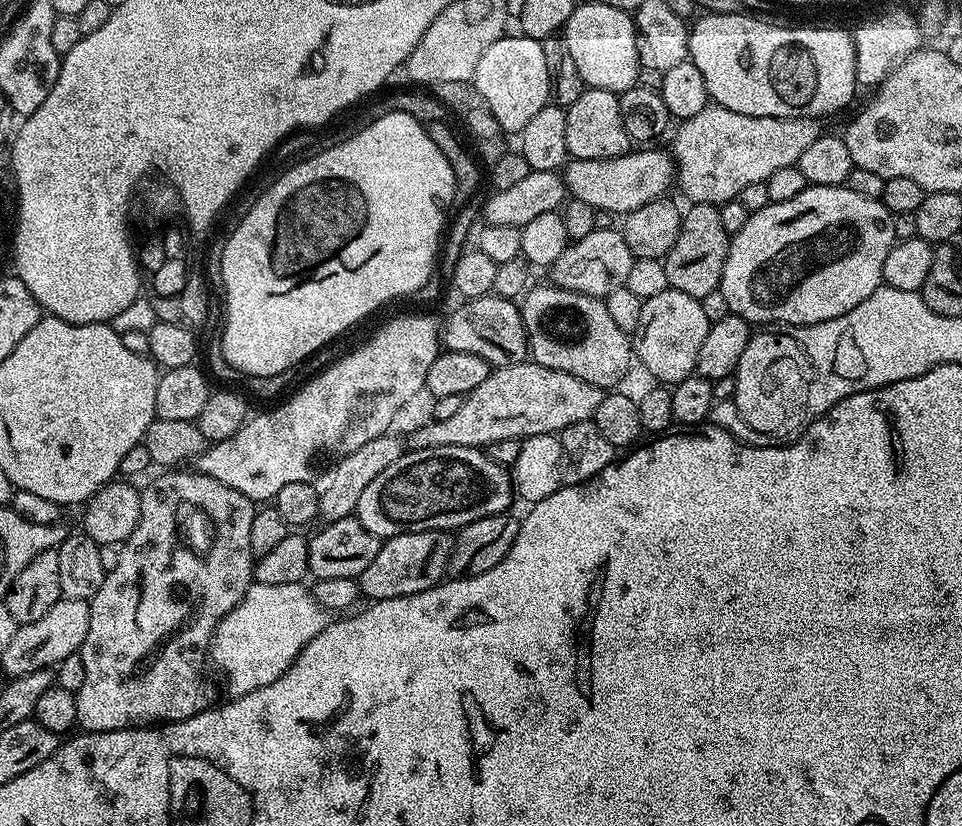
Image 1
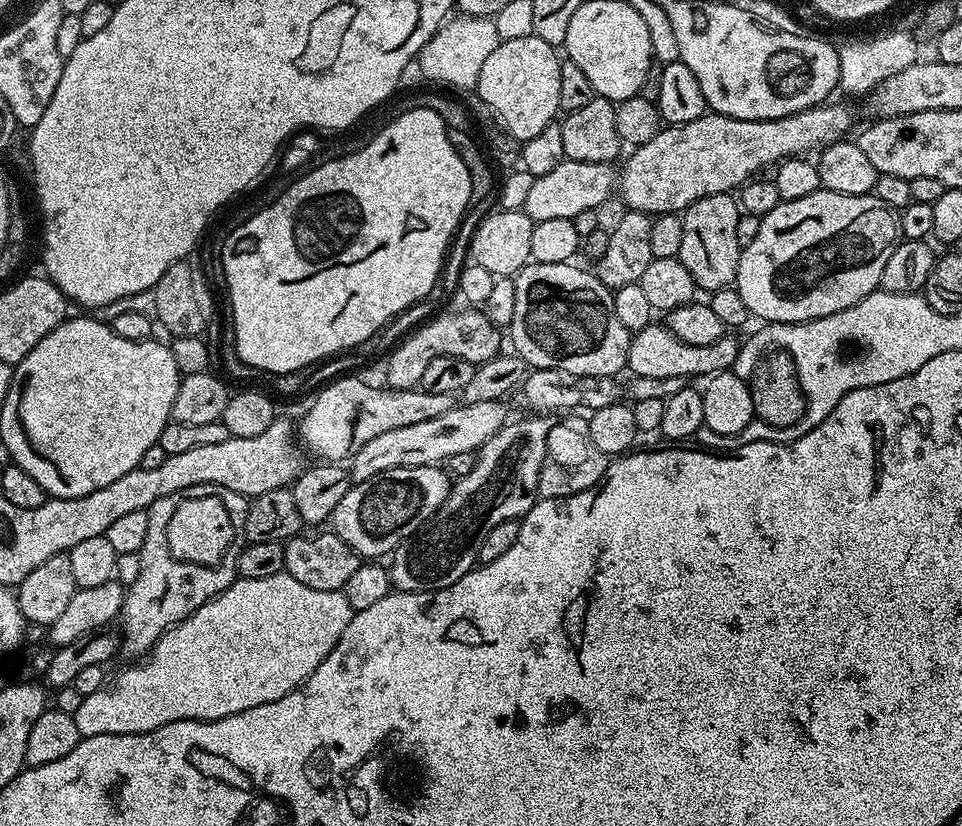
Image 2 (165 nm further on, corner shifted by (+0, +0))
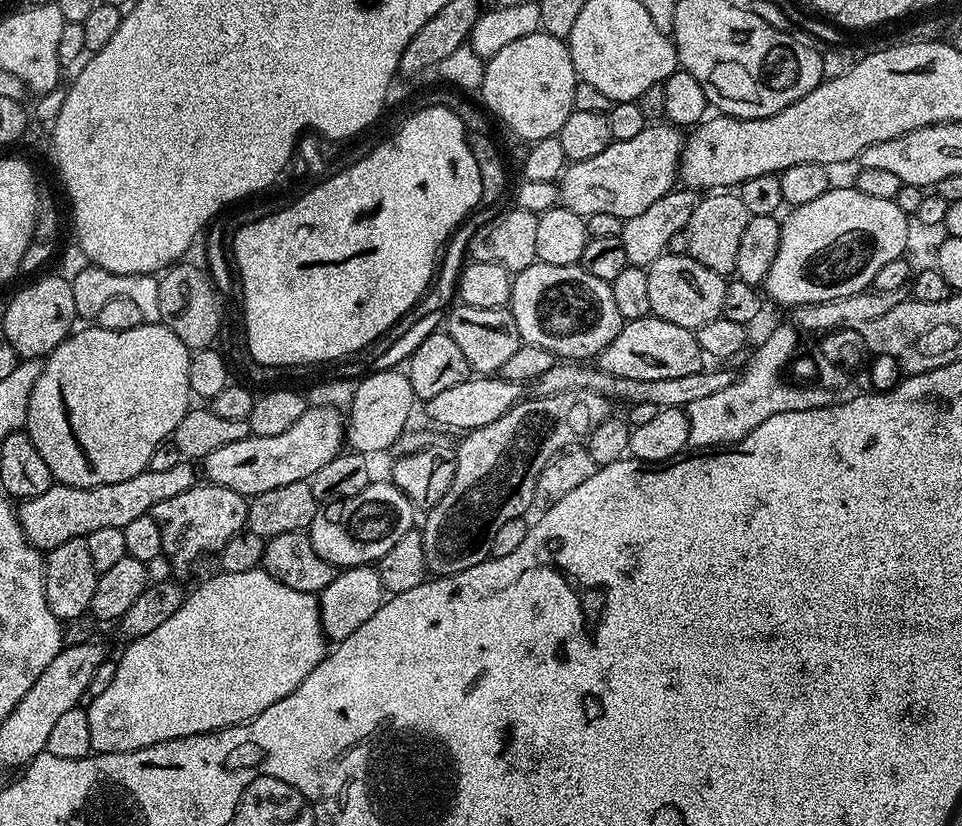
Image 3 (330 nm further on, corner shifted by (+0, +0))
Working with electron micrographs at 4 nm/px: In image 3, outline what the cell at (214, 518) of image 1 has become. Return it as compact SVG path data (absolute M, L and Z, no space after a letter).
M197 482L190 490L175 498L158 502L150 515L156 519L162 530L161 546L170 554L173 565L192 564L207 552L218 554L230 538L234 538L245 527L249 501L226 486Z

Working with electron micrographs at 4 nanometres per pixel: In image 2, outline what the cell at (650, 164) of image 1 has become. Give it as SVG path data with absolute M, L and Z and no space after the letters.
M832 103L815 104L812 108L777 120L739 120L719 114L705 114L694 118L694 122L661 127L660 132L650 138L650 142L633 147L629 151L632 153L629 154L624 169L621 167L618 172L618 196L621 196L628 203L627 207L634 212L680 214L685 208L698 202L698 198L723 192L731 193L749 178L755 177L759 168L771 169L781 160L787 160L789 156L812 154L835 140L845 139L852 128L852 112L844 104Z

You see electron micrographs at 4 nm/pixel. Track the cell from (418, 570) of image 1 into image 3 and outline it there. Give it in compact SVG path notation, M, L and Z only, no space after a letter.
M576 389L574 392L556 393L553 396L539 396L534 400L521 399L498 422L490 422L490 426L471 429L468 436L456 448L456 469L454 482L450 482L450 490L432 508L427 509L422 527L422 550L426 554L426 566L433 577L458 574L462 570L470 570L470 566L478 566L492 556L494 534L510 518L524 516L532 508L534 486L538 482L538 474L554 458L556 453L569 446L579 445L587 441L591 432L606 422L613 415L613 401L600 392L588 389Z

